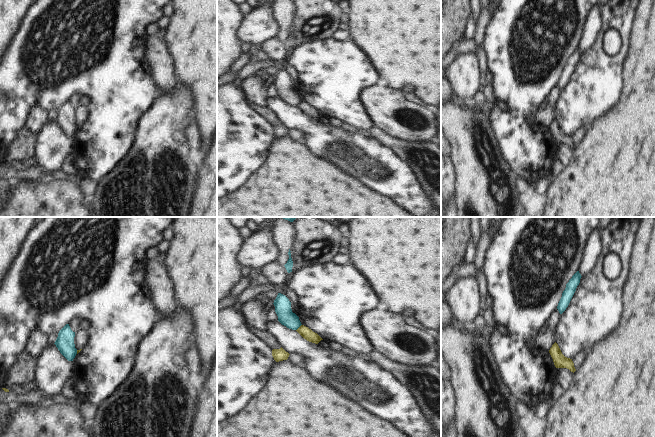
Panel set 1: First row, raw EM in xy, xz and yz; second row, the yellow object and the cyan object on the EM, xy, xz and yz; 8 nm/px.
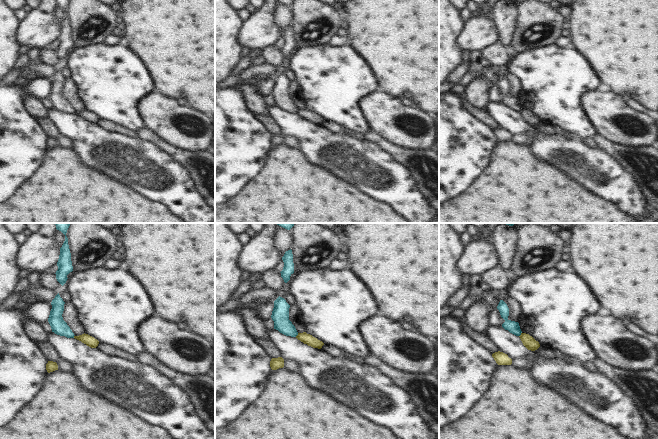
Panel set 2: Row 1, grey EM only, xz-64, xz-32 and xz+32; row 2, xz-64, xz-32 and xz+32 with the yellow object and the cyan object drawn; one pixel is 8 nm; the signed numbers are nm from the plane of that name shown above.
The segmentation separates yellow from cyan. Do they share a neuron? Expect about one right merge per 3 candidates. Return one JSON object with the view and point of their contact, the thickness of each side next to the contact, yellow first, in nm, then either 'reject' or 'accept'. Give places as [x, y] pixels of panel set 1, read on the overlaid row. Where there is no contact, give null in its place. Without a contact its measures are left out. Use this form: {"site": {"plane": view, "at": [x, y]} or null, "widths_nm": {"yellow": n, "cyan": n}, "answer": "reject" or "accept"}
{"site": {"plane": "xz", "at": [299, 327]}, "widths_nm": {"yellow": 90, "cyan": 140}, "answer": "reject"}

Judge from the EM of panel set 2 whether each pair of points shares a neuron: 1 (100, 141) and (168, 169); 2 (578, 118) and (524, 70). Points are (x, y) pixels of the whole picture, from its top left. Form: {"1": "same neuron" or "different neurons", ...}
{"1": "same neuron", "2": "same neuron"}

